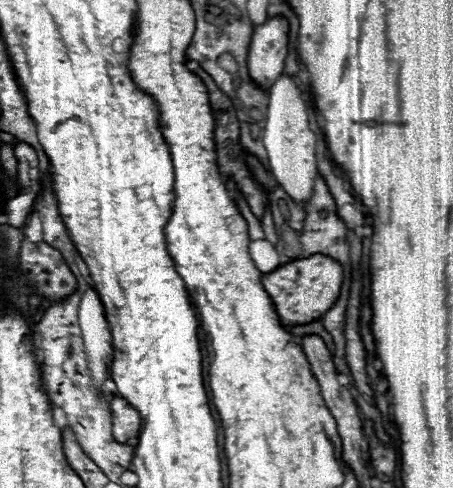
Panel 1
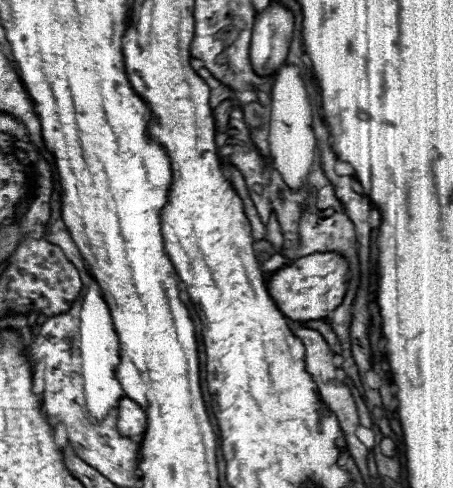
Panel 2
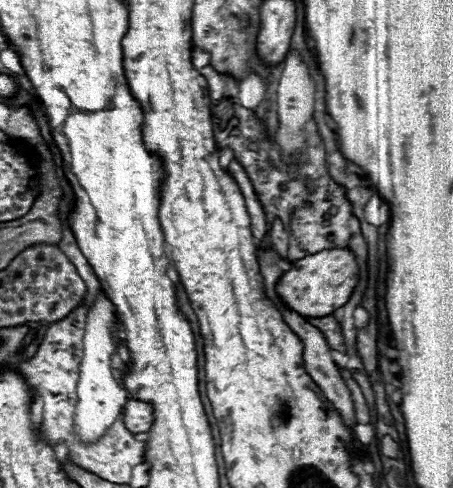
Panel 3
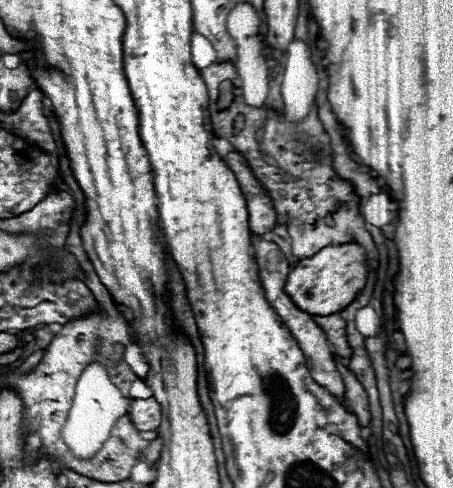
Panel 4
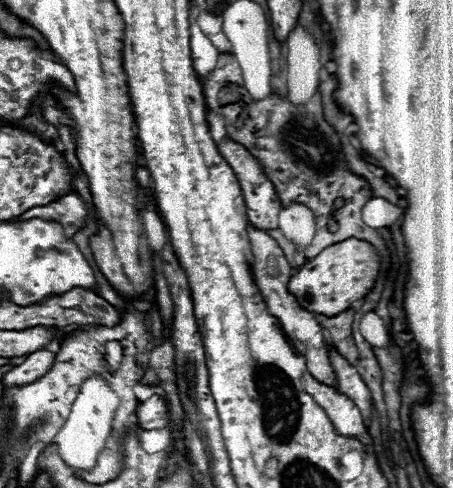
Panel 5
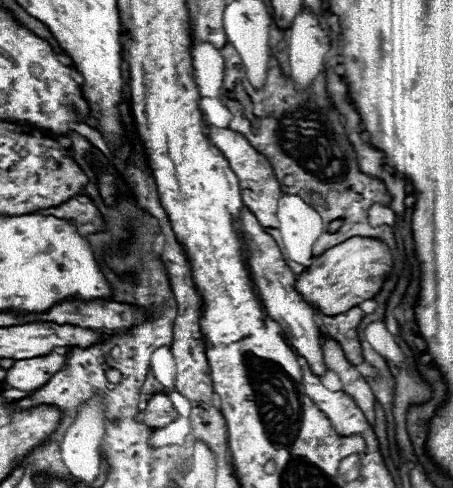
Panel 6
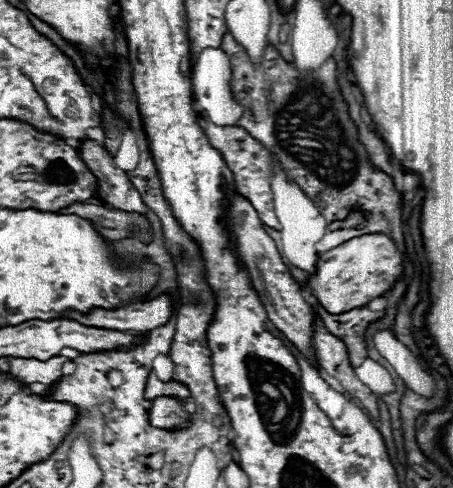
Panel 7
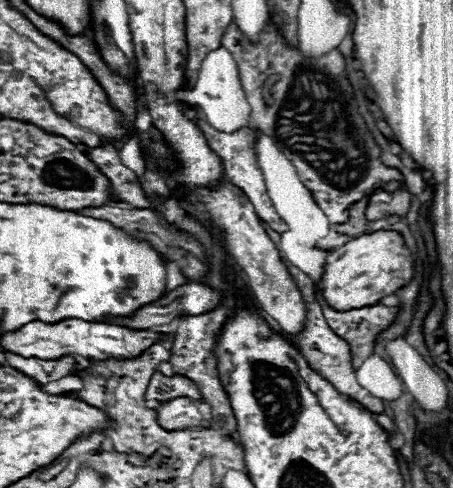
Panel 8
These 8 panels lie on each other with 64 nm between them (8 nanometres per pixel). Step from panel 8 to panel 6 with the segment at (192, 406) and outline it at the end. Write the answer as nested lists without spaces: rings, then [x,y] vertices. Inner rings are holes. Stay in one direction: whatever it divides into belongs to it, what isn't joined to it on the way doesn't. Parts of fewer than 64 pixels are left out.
[[[154,394],[146,408],[142,410],[142,422],[148,424],[148,428],[164,428],[176,418],[176,410],[168,396]]]

